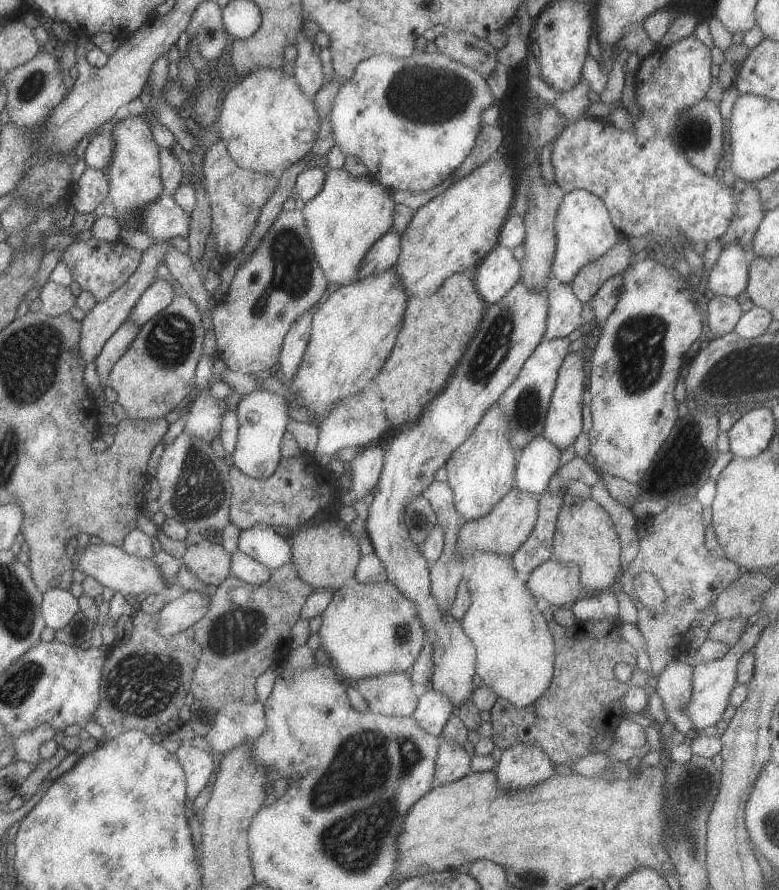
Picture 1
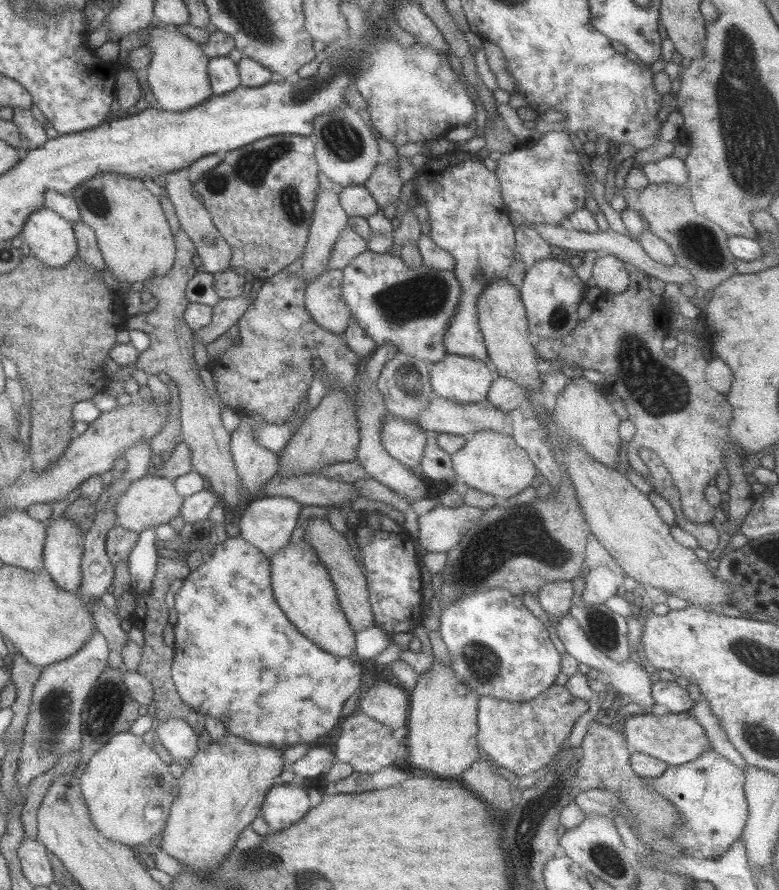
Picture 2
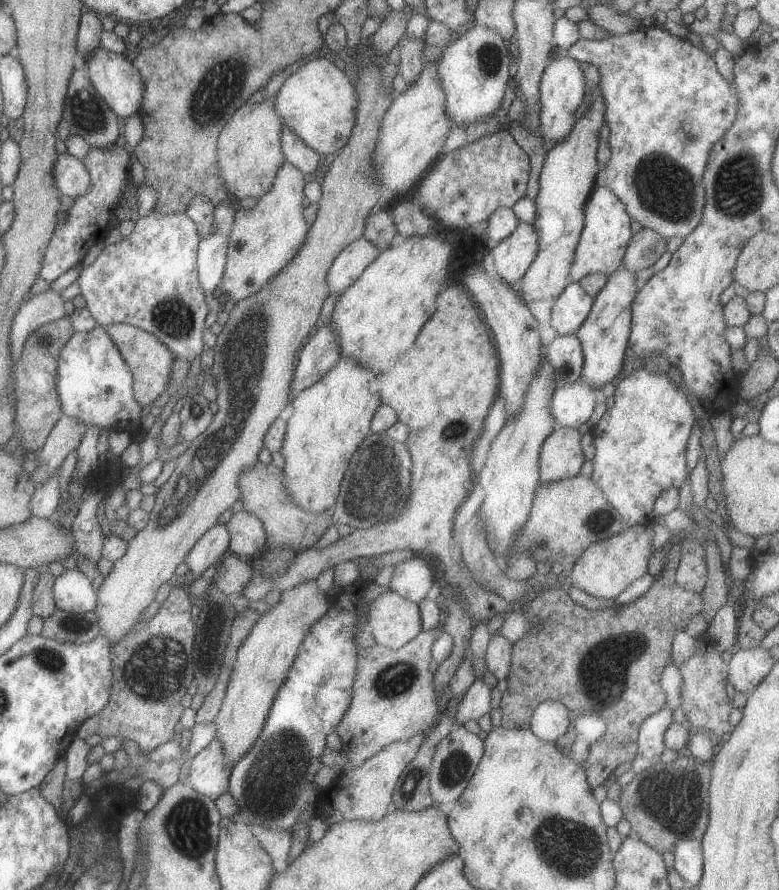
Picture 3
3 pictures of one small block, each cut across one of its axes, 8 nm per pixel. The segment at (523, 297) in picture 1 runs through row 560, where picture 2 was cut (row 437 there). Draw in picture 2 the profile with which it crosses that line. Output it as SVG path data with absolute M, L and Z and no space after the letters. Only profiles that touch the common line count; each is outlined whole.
M387 413L381 426L384 448L407 467L421 464L427 445L427 431L410 421Z

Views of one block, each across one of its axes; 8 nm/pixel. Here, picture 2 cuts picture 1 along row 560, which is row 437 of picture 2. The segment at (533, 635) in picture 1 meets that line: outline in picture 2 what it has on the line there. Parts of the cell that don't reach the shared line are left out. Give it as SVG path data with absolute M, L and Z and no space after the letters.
M493 430L478 431L464 443L464 446L451 455L453 460L454 477L459 481L463 481L464 484L481 490L482 492L494 495L496 498L510 498L515 494L526 490L532 484L534 476L538 472L536 465L532 462L532 459L528 456L528 453L516 444L513 439L513 435L508 433L499 433Z

